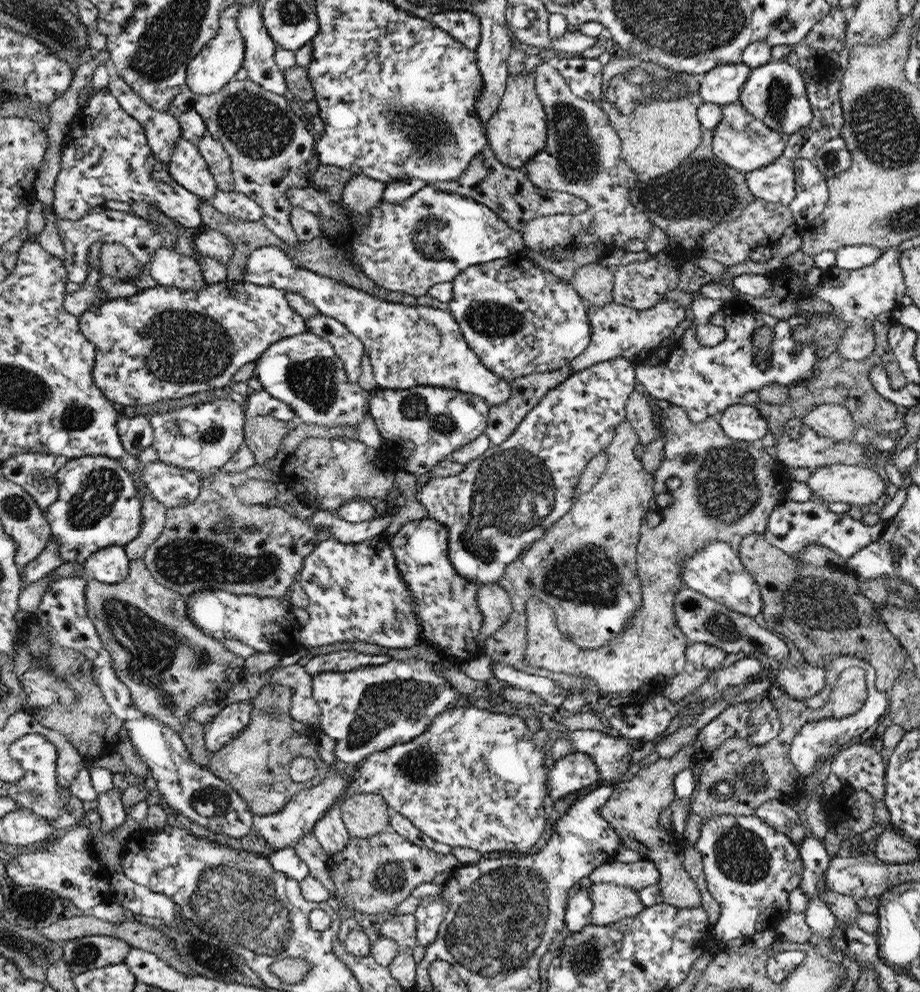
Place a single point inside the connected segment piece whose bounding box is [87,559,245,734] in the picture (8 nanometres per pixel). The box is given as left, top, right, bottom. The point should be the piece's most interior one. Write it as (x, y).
(170, 666)

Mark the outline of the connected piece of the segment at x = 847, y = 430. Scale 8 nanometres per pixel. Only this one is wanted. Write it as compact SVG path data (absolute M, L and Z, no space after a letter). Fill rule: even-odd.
M822 404L804 415L802 421L824 438L833 438L837 442L854 440L856 422L842 405Z

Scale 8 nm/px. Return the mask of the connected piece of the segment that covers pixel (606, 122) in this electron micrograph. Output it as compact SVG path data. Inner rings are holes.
M544 60L544 63L536 67L535 82L539 98L546 108L548 137L544 148L524 166L524 172L538 188L573 194L582 201L586 209L578 215L544 215L529 220L522 232L526 248L532 251L541 251L563 244L576 248L592 244L605 244L608 250L613 248L625 250L629 240L648 238L654 224L648 215L638 210L631 201L631 190L639 182L640 176L631 169L621 155L623 142L620 142L609 116L598 103L572 94L571 87L558 72L552 60Z

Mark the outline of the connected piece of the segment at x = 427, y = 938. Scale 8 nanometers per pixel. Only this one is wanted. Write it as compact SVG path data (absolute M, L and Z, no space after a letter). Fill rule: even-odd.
M440 896L422 898L417 909L413 912L417 928L418 946L428 948L436 938L440 923L444 920L445 913L449 911L449 902Z

